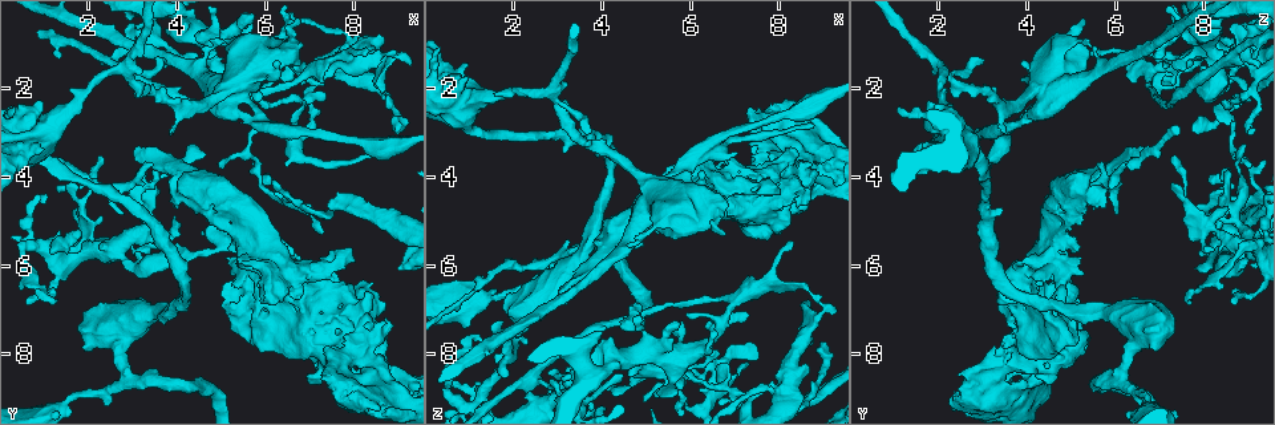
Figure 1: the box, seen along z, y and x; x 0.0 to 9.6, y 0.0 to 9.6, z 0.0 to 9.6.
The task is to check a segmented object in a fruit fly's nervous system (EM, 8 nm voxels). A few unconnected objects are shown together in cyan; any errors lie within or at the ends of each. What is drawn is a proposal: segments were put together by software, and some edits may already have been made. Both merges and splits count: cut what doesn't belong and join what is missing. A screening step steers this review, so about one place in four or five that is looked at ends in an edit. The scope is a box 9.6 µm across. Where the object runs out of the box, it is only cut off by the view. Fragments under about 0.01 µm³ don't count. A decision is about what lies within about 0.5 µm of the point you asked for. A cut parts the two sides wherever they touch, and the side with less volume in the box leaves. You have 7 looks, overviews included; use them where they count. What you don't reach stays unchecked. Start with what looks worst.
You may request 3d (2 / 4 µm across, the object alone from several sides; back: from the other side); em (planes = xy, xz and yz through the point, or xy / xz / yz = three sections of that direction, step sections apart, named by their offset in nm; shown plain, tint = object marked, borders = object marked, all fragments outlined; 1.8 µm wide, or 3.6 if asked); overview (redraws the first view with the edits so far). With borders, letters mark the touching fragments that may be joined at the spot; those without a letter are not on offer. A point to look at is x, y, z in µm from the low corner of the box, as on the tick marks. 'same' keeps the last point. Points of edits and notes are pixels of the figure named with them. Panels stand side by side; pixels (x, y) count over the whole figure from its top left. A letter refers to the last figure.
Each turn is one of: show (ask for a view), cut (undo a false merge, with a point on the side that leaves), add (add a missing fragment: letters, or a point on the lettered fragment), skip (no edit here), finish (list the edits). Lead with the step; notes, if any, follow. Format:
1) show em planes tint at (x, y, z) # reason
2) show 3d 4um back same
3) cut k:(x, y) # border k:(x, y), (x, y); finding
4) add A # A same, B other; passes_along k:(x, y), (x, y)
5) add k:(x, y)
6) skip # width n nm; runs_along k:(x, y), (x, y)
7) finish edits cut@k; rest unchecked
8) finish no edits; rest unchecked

show 3d 4um at (5.20, 2.00, 4.40) # sudden change in width

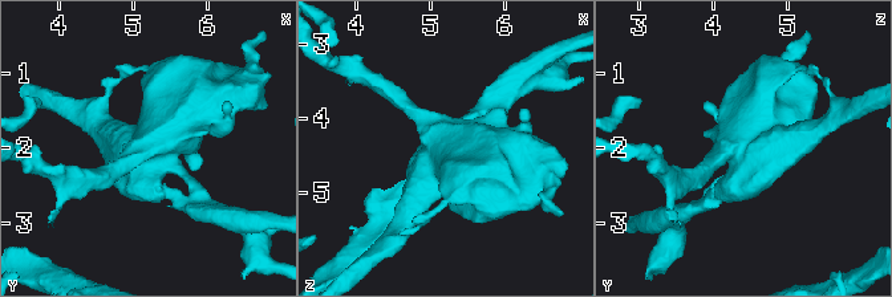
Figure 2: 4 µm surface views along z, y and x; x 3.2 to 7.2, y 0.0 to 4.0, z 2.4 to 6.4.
show em planes plain at (5.15, 2.00, 4.40) # need the tissue

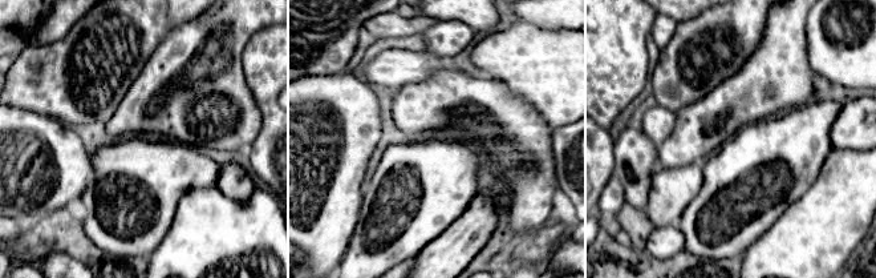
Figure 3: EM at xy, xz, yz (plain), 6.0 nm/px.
show em planes borders same

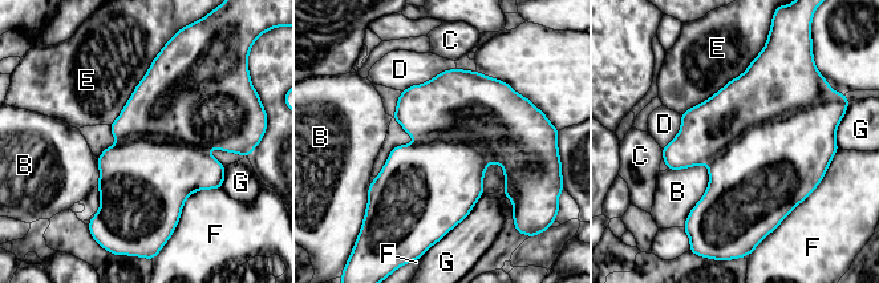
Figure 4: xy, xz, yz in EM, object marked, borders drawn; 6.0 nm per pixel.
cut 4:(777, 160) # B other, C other, D other, E other, F other, G other; border 4:(821, 97), (748, 126), (707, 164); two cells meet here

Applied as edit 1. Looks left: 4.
show overview

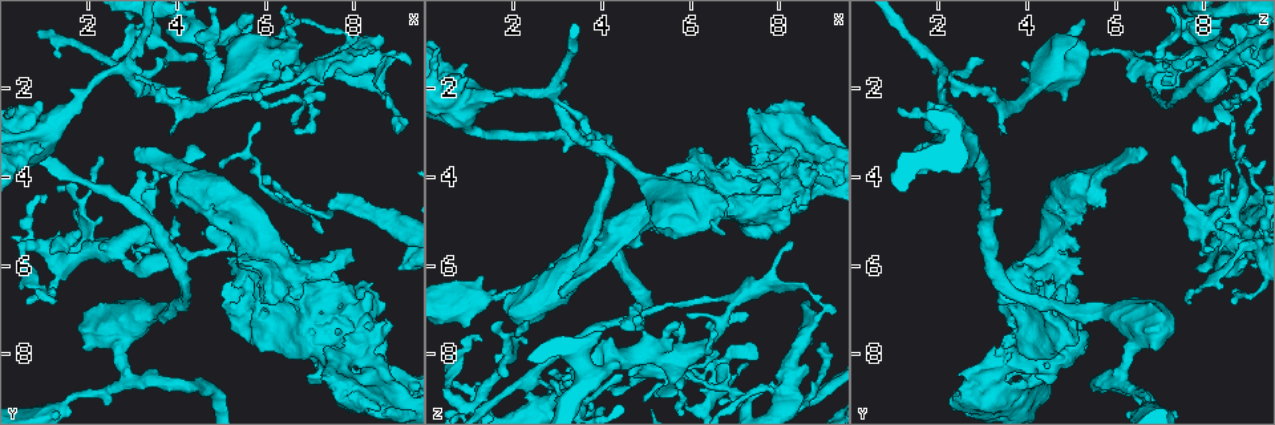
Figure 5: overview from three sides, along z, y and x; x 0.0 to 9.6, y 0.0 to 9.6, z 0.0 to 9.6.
show em planes borders at (7.70, 1.30, 6.45) # arms part here

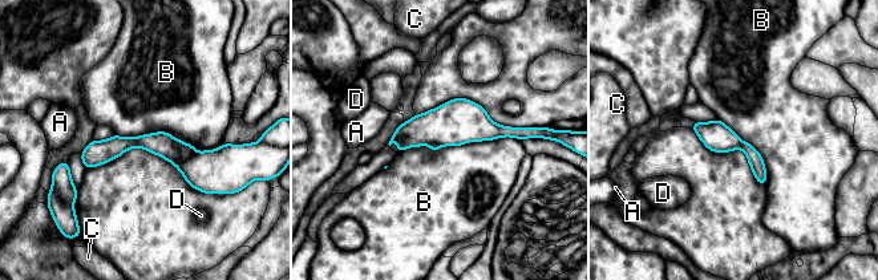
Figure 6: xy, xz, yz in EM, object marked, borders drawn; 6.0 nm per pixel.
cut 6:(161, 143) # width 150 nm; A other, B other, C other, D other; two cells meet here

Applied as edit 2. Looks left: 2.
finish edits cut@4, cut@6; rest unchecked

